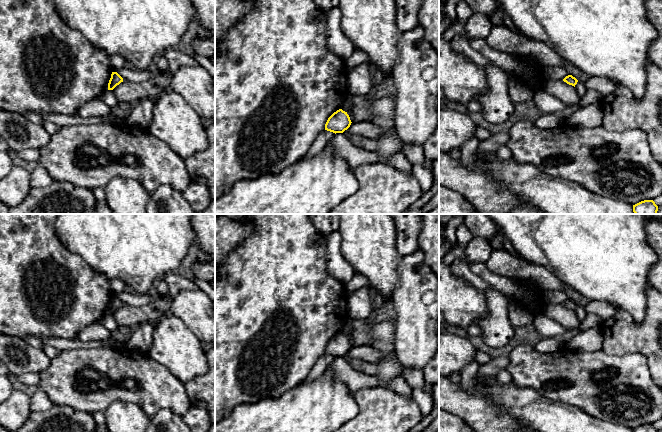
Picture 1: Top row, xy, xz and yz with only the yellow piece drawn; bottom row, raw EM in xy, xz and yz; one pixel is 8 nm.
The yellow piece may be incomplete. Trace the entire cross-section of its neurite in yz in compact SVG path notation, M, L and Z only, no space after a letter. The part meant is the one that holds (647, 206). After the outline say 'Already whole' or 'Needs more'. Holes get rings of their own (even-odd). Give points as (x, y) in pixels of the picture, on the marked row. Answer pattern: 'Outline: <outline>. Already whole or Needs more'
Outline: M644 200L633 205L635 214L657 214L658 206L653 200Z. Already whole

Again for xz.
Outline: M342 109L334 112L325 124L325 130L333 133L343 133L351 125L351 120L347 112Z. Already whole

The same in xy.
Outline: M112 72L108 83L108 90L113 90L121 82L123 82L123 78L117 72Z. Already whole

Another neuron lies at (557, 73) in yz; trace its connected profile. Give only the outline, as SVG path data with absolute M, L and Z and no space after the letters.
M556 66L544 68L544 76L547 81L563 81L563 79L568 76L569 73L564 67Z

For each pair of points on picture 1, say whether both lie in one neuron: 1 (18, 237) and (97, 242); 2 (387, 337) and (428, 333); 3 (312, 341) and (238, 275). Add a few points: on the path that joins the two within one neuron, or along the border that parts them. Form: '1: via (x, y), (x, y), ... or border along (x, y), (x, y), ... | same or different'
1: border along (53, 224), (58, 239), (70, 251), (79, 254) | different
2: border along (395, 321), (394, 353), (398, 359) | different
3: via (298, 320), (289, 307), (277, 303), (259, 286) | same

